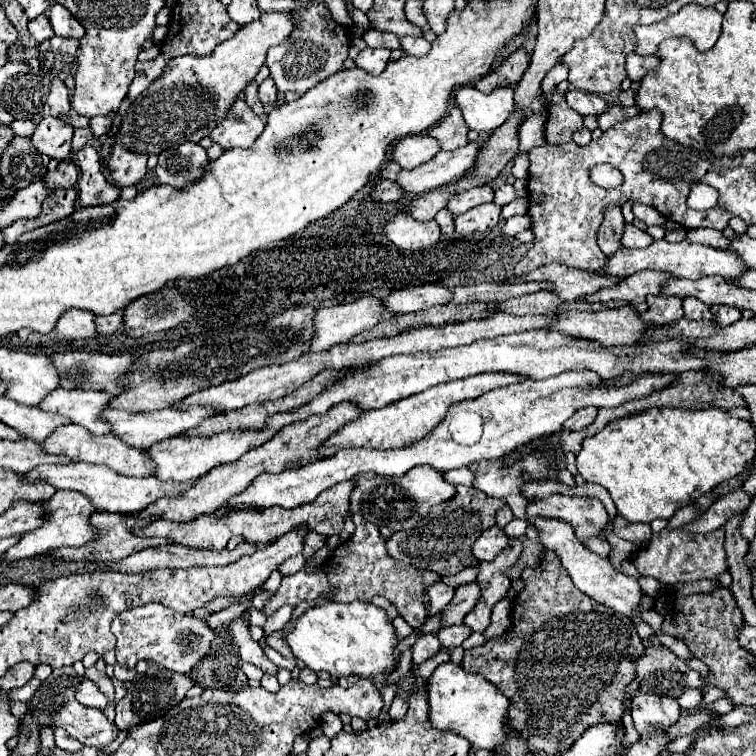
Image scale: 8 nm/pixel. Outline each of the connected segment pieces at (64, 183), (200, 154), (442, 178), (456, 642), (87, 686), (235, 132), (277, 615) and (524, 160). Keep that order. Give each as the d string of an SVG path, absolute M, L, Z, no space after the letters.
M60 162L58 168L48 172L42 180L52 188L74 188L78 182L78 168L74 162Z
M184 142L178 148L164 150L158 154L158 166L154 168L160 184L170 184L182 188L188 182L202 176L202 170L208 166L206 150L200 144Z
M482 140L470 142L452 152L438 152L436 158L428 160L424 166L416 166L412 170L400 170L396 184L406 194L422 194L434 190L436 186L456 182L472 168L480 146Z
M466 624L460 626L450 626L450 628L442 628L438 632L438 640L444 648L456 648L462 646L462 642L472 634L472 630Z
M82 680L78 690L76 690L76 700L82 704L82 706L90 706L90 708L100 708L104 710L108 706L108 698L90 682L90 680Z
M236 100L226 118L222 118L222 122L218 122L218 126L208 136L224 150L234 146L248 148L262 134L262 130L262 118L256 116L254 110L244 100Z
M284 606L284 608L276 610L276 612L274 612L266 622L264 622L264 626L262 626L264 636L258 640L258 644L260 644L262 648L266 648L266 638L268 638L272 632L280 630L280 628L290 620L290 616L292 616L292 608L288 608L288 606Z
M520 152L516 158L514 158L514 166L512 166L512 174L520 180L526 180L528 178L528 152Z

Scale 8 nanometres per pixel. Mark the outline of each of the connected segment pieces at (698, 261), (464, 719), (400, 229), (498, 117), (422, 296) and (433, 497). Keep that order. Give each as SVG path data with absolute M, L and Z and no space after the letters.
M658 240L648 248L642 250L628 250L622 248L618 250L614 256L608 258L606 266L600 270L602 274L610 274L610 276L630 276L634 272L640 270L658 270L658 272L672 272L676 274L676 278L704 278L704 276L724 276L724 278L740 278L740 274L744 274L748 268L744 266L744 262L740 262L740 258L736 258L736 254L732 254L732 250L716 250L704 244L692 244L688 240L680 242L680 244L670 244L666 240Z
M452 662L440 664L428 678L428 706L434 728L464 736L472 748L486 748L494 752L500 744L504 744L504 738L508 738L508 730L504 726L508 722L508 698L496 686L488 684L484 676L470 674Z
M398 212L384 228L386 236L402 250L430 248L440 240L440 228L436 220L416 222L410 212Z
M474 86L456 88L456 106L462 110L462 116L470 130L480 134L490 134L498 126L502 126L508 116L514 112L514 90L496 88L490 94L476 90Z
M422 284L416 288L404 288L404 290L394 290L388 298L384 298L384 306L392 312L408 314L408 312L418 312L428 306L436 304L448 304L452 300L450 288L442 284Z
M416 466L408 470L408 474L400 478L384 478L376 476L372 472L358 474L354 480L354 490L350 494L350 510L356 514L362 514L364 520L386 526L390 530L410 530L414 524L428 514L428 510L434 504L450 500L456 490L452 484L448 484L444 478L440 478L440 472L432 470L430 466Z

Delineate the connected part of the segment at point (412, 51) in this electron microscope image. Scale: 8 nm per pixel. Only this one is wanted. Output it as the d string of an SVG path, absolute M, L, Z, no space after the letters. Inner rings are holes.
M404 36L402 40L402 48L406 54L410 56L424 56L430 52L430 42L426 38L412 38L412 36Z

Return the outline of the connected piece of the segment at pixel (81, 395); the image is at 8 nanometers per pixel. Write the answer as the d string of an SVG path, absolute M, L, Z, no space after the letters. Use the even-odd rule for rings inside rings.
M58 388L42 400L40 408L46 412L68 416L74 424L84 426L92 434L110 434L112 430L108 422L104 422L102 412L110 406L112 398L114 396L110 392Z

